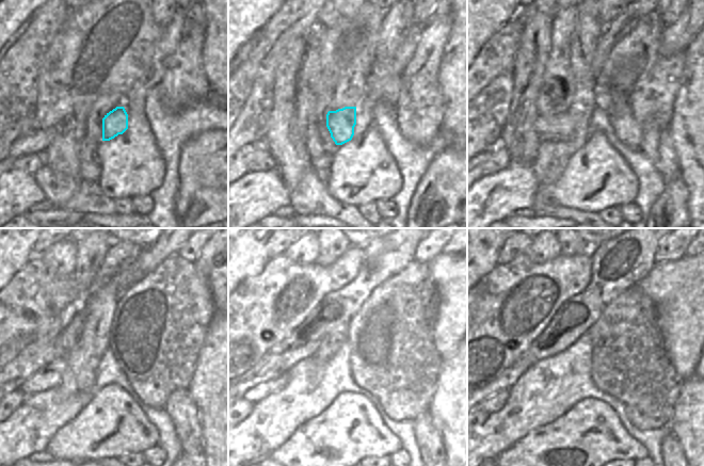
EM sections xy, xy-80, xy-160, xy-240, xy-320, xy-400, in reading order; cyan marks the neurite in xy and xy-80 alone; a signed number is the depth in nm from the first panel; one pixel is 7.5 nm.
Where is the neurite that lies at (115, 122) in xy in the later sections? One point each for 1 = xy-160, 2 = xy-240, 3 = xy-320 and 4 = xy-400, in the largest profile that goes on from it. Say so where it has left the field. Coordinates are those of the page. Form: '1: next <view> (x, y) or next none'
1: next xy-160 (561, 126)
2: next xy-240 (49, 378)
3: next xy-320 (260, 391)
4: next xy-400 (495, 402)

